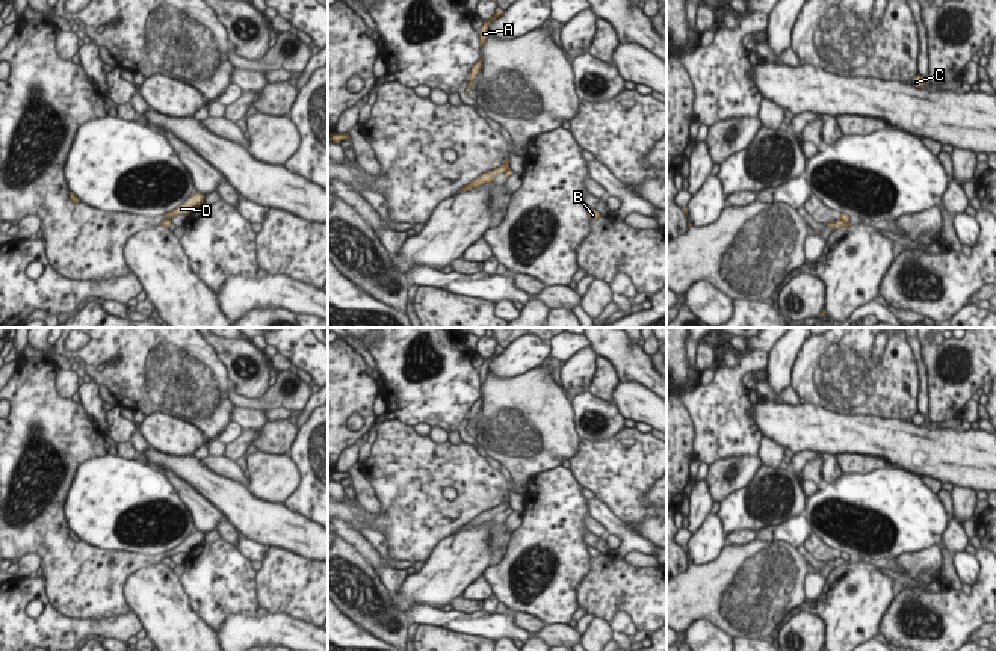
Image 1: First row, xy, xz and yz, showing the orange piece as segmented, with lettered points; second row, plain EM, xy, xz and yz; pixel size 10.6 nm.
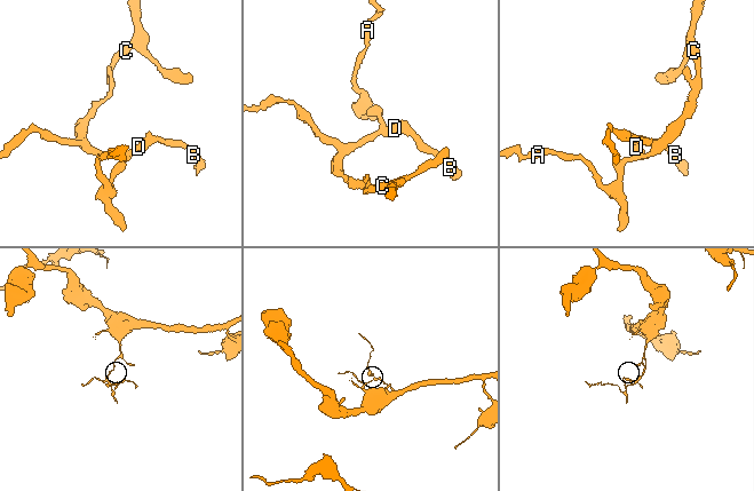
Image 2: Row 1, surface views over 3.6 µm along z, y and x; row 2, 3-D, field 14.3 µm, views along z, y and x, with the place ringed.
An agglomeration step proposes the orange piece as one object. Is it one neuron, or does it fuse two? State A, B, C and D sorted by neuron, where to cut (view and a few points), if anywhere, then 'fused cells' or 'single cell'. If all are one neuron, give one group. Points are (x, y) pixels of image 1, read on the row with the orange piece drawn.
A / B C D; cut in xz along (502, 163), (508, 166), (505, 172); fused cells

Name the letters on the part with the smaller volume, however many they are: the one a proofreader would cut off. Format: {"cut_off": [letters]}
{"cut_off": ["A"]}

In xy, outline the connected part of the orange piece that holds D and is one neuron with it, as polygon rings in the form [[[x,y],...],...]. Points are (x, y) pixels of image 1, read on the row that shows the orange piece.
[[[192,193],[190,198],[183,204],[183,205],[178,205],[175,210],[169,211],[165,214],[165,219],[171,219],[174,216],[178,216],[178,214],[184,214],[184,216],[189,216],[195,208],[198,208],[204,201],[204,195],[203,193]]]

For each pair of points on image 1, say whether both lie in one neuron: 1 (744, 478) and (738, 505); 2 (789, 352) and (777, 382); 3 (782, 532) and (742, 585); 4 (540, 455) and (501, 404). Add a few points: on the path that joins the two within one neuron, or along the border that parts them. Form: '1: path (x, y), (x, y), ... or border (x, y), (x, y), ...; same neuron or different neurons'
1: border (764, 465), (744, 487), (732, 491), (720, 503); different neurons
2: path (782, 360), (779, 375); same neuron
3: border (774, 538), (789, 543), (797, 549); different neurons
4: path (528, 443), (508, 423), (507, 417); same neuron

